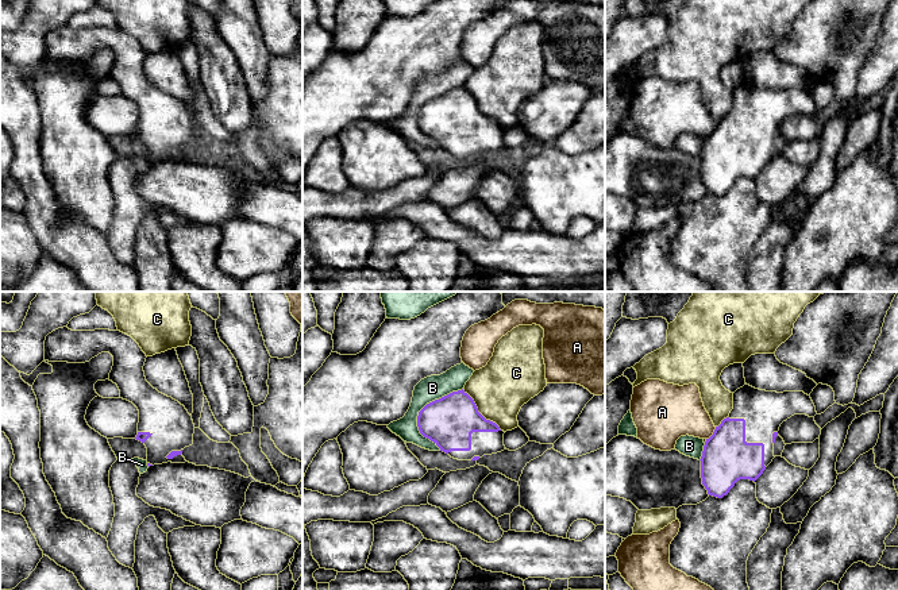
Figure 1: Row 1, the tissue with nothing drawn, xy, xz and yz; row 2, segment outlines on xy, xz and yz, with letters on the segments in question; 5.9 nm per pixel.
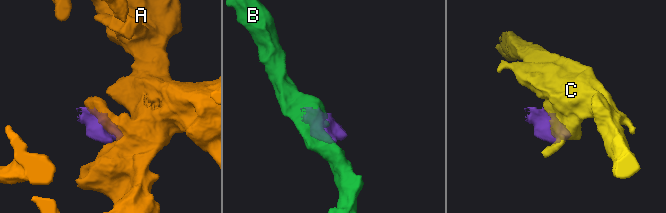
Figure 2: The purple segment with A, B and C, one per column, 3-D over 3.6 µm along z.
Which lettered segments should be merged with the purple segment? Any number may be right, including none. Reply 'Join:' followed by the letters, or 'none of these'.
Join: none of these

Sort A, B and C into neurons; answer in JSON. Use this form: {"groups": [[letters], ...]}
{"groups": [["A"], ["B"], ["C"]]}

